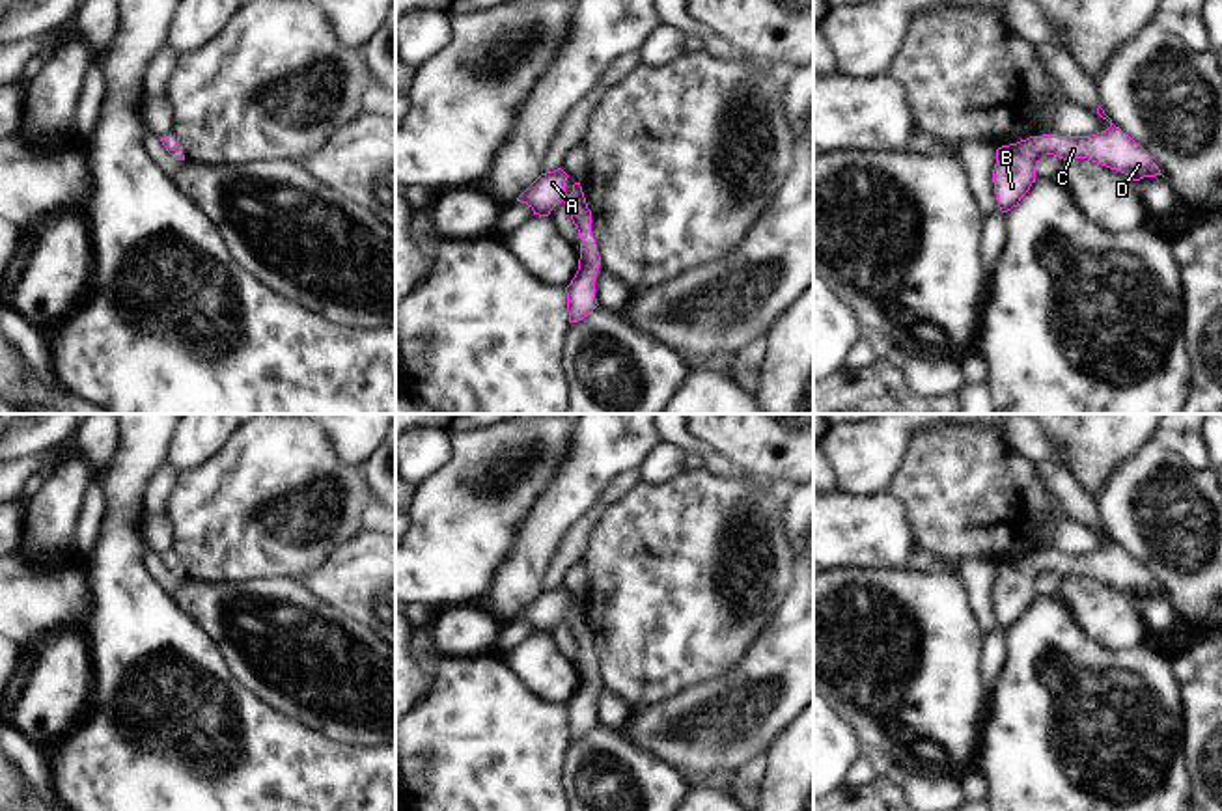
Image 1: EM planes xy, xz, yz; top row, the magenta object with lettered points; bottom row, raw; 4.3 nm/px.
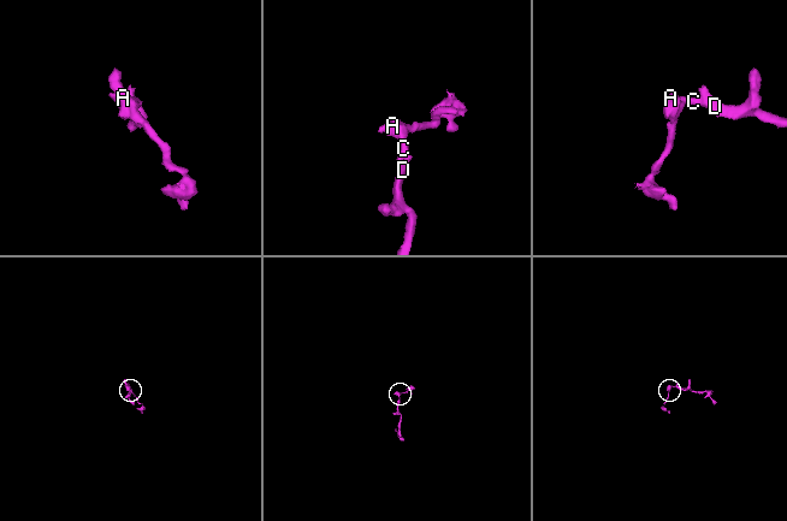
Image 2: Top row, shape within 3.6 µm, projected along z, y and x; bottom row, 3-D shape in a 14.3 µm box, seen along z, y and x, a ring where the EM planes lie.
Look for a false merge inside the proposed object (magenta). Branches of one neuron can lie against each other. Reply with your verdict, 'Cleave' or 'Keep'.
Keep

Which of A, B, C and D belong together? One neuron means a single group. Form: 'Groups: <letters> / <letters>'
Groups: A B C D

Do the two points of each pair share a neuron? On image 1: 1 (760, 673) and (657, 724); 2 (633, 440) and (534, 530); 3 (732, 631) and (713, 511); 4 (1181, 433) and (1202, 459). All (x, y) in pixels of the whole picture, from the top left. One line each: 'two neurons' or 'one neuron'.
1: one neuron
2: one neuron
3: one neuron
4: one neuron

